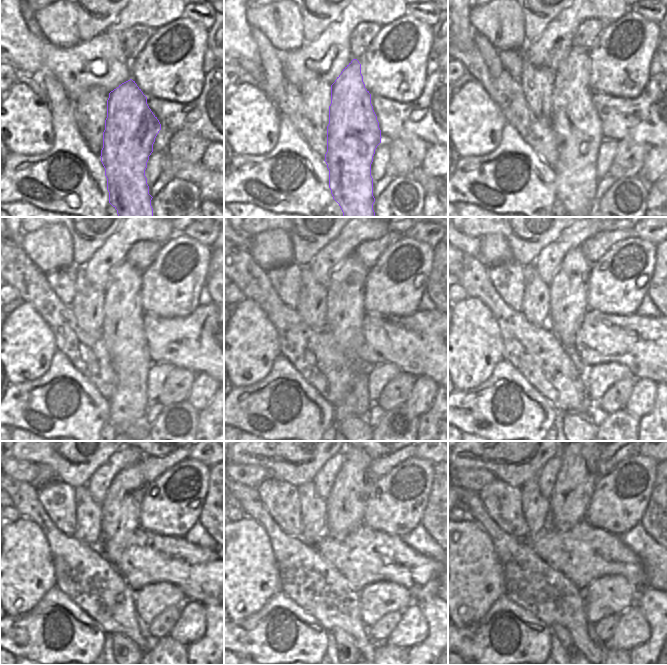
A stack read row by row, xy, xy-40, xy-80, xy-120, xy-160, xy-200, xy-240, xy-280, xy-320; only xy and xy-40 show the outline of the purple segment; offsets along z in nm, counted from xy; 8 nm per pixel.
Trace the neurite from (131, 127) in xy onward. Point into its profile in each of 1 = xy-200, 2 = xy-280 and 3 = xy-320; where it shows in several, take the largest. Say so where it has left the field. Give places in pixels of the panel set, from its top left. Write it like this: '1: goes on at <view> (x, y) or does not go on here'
1: goes on at xy-200 (569, 287)
2: goes on at xy-280 (347, 499)
3: goes on at xy-320 (575, 483)

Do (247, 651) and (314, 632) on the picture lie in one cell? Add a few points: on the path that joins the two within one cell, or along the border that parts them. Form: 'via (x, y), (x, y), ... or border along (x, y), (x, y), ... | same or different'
via (264, 651), (285, 653), (297, 643) | same

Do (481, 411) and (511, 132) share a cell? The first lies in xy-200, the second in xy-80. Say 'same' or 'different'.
same

